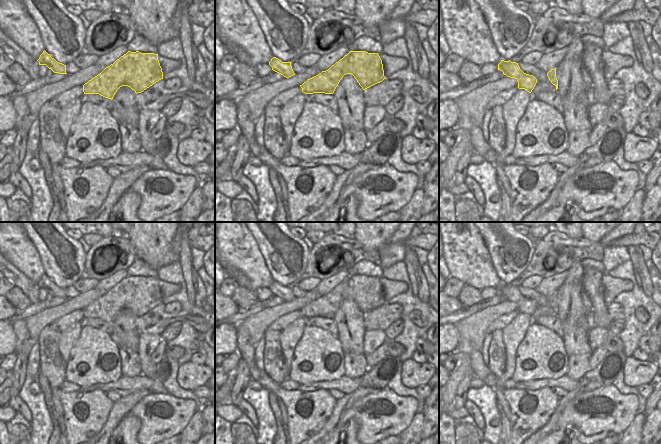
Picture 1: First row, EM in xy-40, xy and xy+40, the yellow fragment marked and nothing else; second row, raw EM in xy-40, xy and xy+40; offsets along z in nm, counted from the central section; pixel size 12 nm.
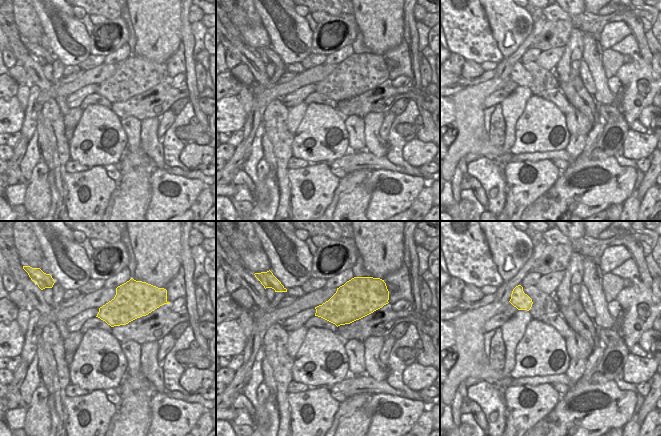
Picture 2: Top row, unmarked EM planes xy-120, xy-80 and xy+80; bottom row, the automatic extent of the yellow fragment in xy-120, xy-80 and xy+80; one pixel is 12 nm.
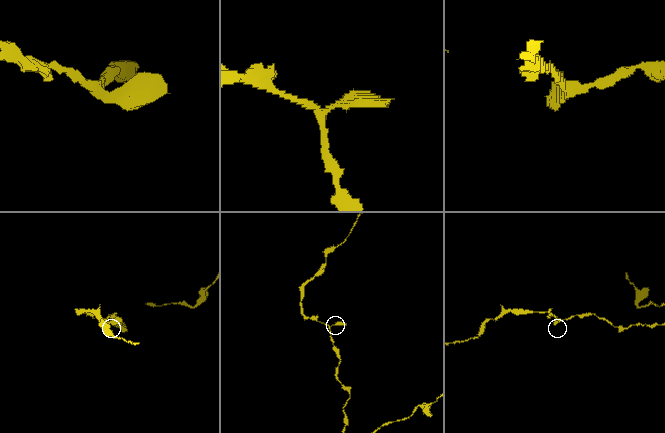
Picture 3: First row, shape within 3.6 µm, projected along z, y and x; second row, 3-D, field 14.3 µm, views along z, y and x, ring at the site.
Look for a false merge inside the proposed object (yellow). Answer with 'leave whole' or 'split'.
leave whole

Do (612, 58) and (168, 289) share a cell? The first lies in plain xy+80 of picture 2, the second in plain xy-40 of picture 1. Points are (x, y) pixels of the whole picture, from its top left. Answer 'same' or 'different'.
same

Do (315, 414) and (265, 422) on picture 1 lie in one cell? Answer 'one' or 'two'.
two

